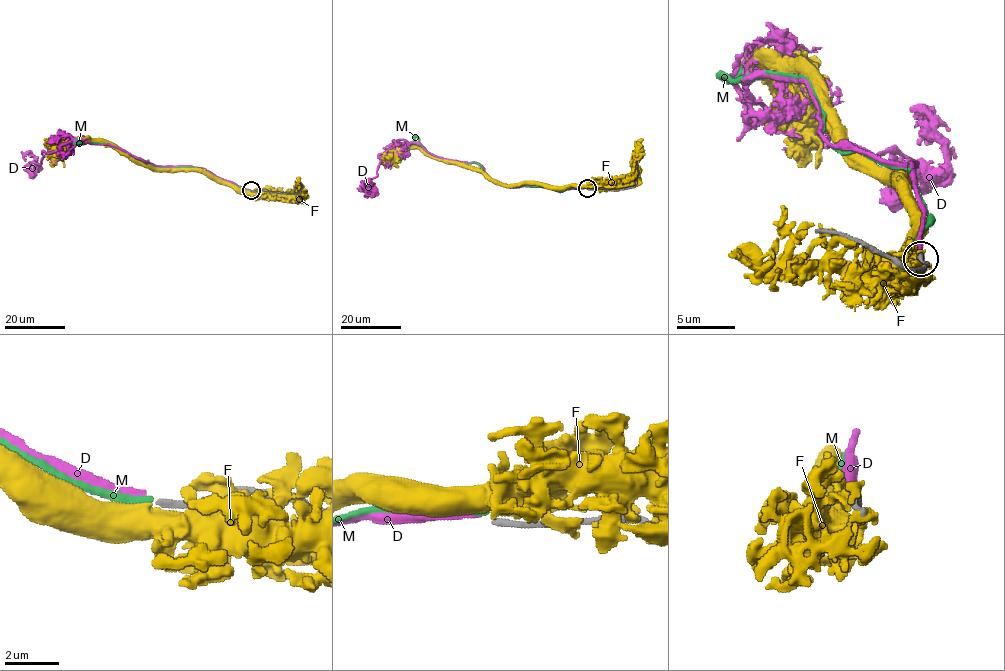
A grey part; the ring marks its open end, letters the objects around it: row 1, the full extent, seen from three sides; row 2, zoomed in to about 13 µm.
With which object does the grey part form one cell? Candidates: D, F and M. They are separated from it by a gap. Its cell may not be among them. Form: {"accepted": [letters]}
{"accepted": ["D"]}

